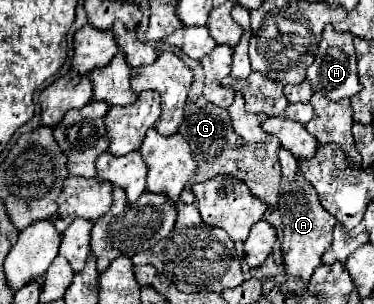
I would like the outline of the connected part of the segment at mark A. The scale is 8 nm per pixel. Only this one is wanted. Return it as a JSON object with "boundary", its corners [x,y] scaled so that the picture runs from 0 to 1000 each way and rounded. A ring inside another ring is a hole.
{"boundary":[[[746,493],[746,539],[751,539],[751,625],[746,625],[746,704],[757,724],[757,796],[751,796],[751,829],[757,829],[757,882],[767,914],[805,928],[810,941],[826,934],[832,901],[848,875],[858,875],[858,836],[880,816],[885,796],[885,763],[896,750],[896,717],[864,691],[853,671],[848,632],[816,586],[805,586],[805,559],[794,559],[799,533],[783,507],[767,493]]]}

